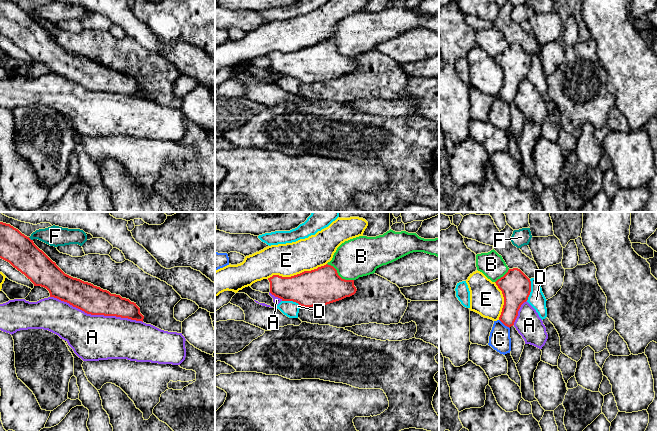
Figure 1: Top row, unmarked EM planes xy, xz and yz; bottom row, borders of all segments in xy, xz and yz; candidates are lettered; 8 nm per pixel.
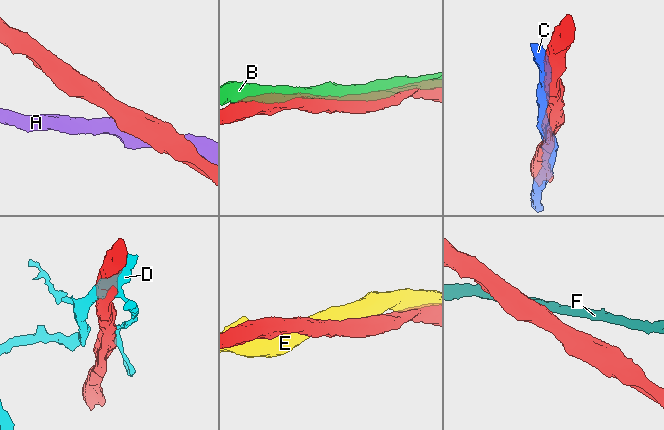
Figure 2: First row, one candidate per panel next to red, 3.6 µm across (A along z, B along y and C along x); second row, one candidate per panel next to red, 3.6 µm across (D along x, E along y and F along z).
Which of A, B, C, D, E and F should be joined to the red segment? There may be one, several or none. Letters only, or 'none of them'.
none of them

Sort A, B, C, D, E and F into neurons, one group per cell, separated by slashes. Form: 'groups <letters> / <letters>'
groups A / B / C / D / E / F

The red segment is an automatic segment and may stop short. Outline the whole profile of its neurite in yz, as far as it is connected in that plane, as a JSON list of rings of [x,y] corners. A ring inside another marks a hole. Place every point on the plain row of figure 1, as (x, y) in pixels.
[[[513,44],[509,45],[495,59],[504,73],[499,96],[510,104],[514,101],[521,81],[528,76],[531,68],[531,57],[520,45]]]

